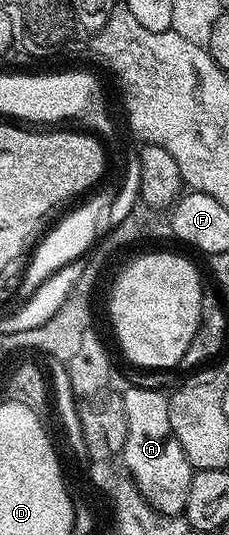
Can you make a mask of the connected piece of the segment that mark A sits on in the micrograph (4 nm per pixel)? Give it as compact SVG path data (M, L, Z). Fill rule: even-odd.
M131 387L128 391L122 392L125 401L125 421L129 421L129 433L127 434L127 443L123 446L121 462L127 466L126 474L131 482L137 485L137 489L149 501L149 505L155 511L165 517L177 517L183 515L185 501L189 501L189 485L193 469L185 457L185 449L181 449L181 441L171 432L169 425L169 405L167 404L168 396L162 395L159 391L154 391L151 387Z

